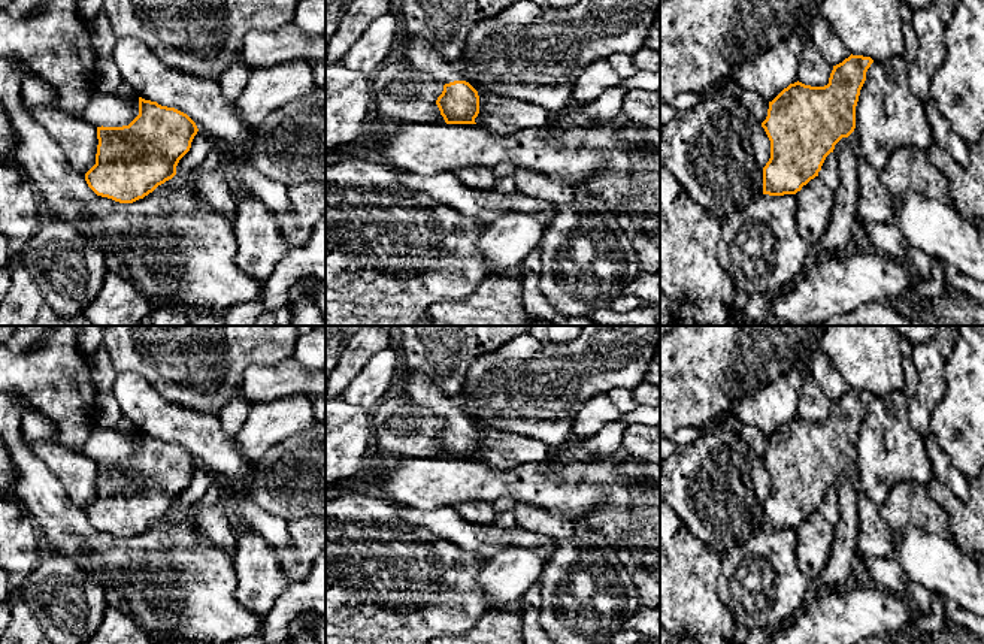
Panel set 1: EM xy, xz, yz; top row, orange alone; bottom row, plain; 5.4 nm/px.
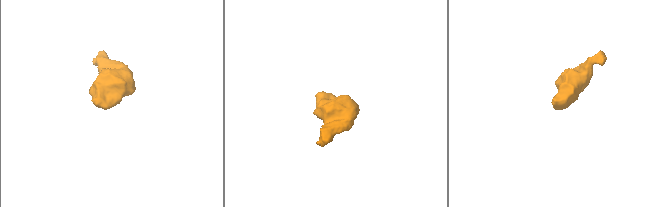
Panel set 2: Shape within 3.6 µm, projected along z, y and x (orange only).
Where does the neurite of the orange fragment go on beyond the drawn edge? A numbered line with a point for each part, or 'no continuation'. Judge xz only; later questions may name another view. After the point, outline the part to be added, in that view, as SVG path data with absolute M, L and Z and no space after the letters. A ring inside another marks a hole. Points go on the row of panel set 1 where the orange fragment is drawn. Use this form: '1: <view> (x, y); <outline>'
1: xz (421, 56); M402 28L400 40L403 43L403 58L406 58L414 69L430 75L442 85L454 81L464 81L452 64L445 61L427 42L406 37Z

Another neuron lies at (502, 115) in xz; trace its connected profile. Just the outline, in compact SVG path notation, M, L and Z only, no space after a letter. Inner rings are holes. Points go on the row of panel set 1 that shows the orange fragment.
M478 91L478 96L479 114L475 123L496 134L545 127L552 118L547 109L529 102L485 91Z

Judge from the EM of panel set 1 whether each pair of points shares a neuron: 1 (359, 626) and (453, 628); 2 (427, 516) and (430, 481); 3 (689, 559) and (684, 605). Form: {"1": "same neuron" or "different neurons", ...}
{"1": "same neuron", "2": "different neurons", "3": "same neuron"}

